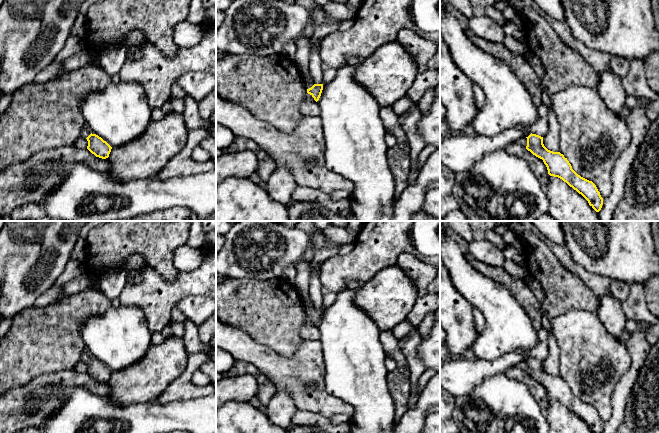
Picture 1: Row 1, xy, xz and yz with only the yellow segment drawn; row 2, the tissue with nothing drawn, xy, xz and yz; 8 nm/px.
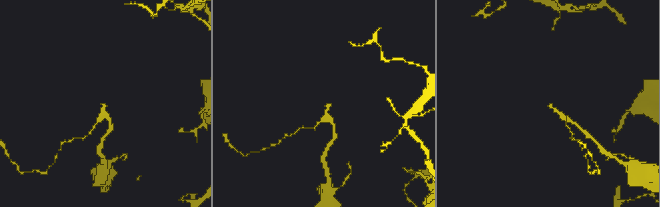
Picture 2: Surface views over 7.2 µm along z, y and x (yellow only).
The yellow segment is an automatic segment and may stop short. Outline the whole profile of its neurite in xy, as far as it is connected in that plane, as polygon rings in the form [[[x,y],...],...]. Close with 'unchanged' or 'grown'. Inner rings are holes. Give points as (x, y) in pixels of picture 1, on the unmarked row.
[[[84,348],[81,360],[88,365],[87,373],[96,381],[106,383],[109,381],[112,371],[96,358],[92,358],[90,352]]]; grown

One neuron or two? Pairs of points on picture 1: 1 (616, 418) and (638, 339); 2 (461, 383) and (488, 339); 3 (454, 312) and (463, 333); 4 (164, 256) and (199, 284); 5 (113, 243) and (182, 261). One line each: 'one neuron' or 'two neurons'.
1: one neuron
2: two neurons
3: one neuron
4: two neurons
5: two neurons

